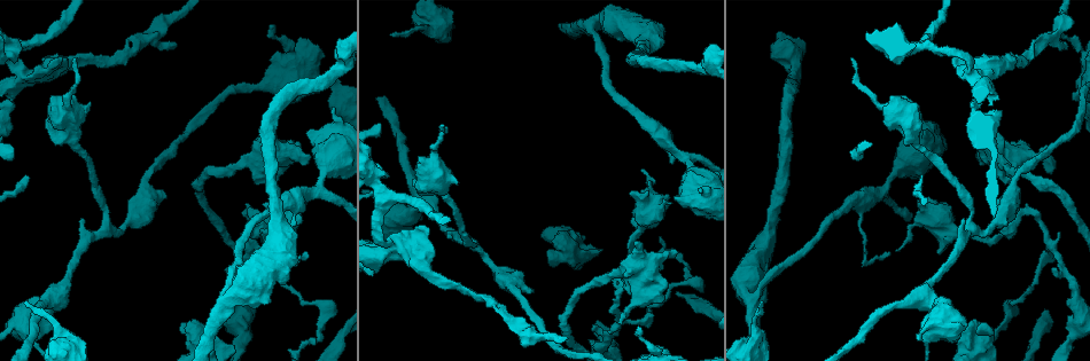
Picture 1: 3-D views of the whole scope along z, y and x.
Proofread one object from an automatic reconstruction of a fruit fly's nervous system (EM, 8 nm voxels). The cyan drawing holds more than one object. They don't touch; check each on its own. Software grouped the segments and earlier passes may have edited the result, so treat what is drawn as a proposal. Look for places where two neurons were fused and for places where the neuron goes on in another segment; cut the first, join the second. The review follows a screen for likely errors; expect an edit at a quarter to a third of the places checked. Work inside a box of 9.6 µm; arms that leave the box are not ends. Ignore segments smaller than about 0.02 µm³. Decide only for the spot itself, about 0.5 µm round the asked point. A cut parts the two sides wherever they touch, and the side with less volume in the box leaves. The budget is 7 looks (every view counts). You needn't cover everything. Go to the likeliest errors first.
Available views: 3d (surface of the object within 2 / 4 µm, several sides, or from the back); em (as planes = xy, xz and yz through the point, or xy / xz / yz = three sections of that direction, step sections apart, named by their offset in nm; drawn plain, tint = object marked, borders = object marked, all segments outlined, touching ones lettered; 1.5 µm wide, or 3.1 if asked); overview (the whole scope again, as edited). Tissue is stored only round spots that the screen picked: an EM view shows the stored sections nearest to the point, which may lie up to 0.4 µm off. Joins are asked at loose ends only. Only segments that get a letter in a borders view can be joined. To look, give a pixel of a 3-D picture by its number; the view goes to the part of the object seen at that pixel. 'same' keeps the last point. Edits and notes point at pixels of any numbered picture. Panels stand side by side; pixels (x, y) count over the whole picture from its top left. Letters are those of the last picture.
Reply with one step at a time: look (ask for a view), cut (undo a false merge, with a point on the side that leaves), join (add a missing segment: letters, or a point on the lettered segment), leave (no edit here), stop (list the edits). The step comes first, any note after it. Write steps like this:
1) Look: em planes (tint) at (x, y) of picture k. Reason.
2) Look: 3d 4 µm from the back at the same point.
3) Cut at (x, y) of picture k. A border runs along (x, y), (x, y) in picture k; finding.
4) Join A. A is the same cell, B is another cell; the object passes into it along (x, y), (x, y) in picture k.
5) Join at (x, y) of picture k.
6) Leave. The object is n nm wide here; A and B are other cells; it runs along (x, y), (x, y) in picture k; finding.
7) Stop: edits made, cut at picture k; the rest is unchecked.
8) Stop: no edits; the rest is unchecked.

Look: 3d 4 µm from the back at (589, 27) of picture 1. Sharp bend.

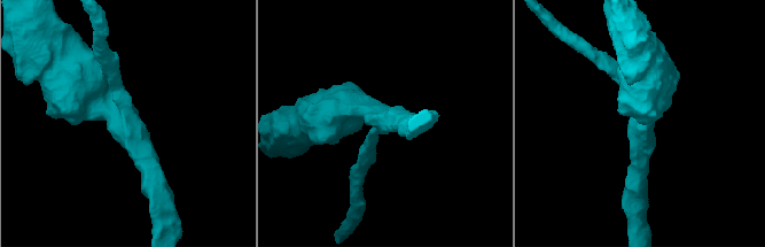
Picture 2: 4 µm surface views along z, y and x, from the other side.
Look: em planes (plain) at (127, 109) of picture 2. 3 arms meet here; the arms are 220, 300, 550 nm wide.

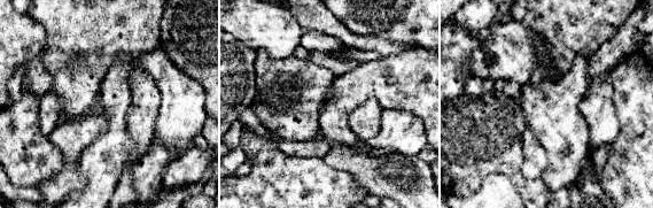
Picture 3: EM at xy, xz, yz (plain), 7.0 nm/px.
Look: em planes (borders) at the same point.

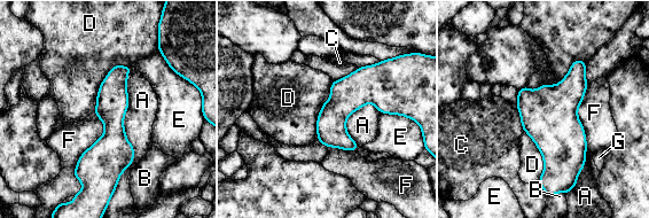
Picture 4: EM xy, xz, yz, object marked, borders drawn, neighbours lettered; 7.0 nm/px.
Leave. A, B, C, D, E, F and G are other cells; it runs along (127, 69), (114, 86), (107, 176) in picture 4; all the same neuron.

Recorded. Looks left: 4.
Look: em planes (borders) at (619, 323) of picture 1.

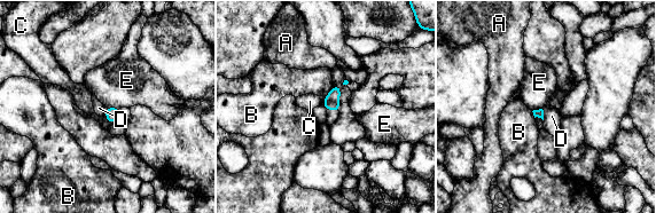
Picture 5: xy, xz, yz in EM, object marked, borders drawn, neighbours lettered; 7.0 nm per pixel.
Leave. A, B, C, D and E are other cells; a border runs along (106, 108), (106, 118), (114, 123) in picture 5; none of them fits.

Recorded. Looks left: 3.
Look: 3d 2 µm at (273, 26) of picture 1. Free end.

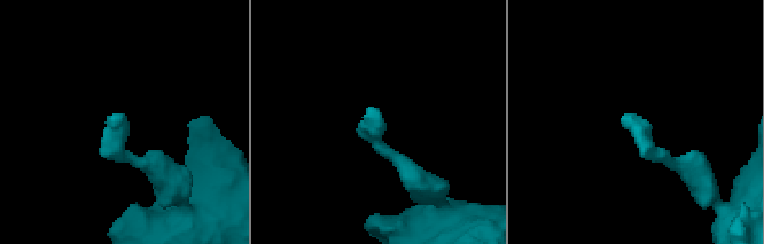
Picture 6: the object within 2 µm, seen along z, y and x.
Look: em xy step 4 (borders) at (627, 116) of picture 6. Now the EM.

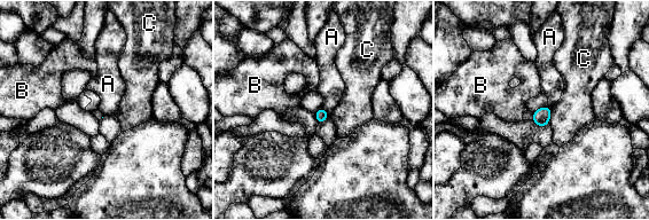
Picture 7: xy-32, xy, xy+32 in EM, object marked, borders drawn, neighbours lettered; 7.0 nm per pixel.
Look: em planes (borders) at the same point.

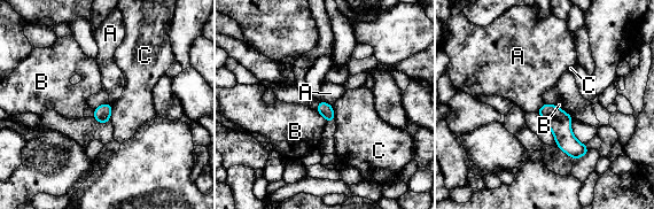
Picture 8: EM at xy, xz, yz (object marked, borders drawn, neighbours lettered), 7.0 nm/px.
Leave. A, B and C are other cells; it runs along (546, 106), (562, 133), (582, 153) in picture 8; no lettered segment goes on from it.

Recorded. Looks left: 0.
Stop: no edits; the rest is unchecked.

